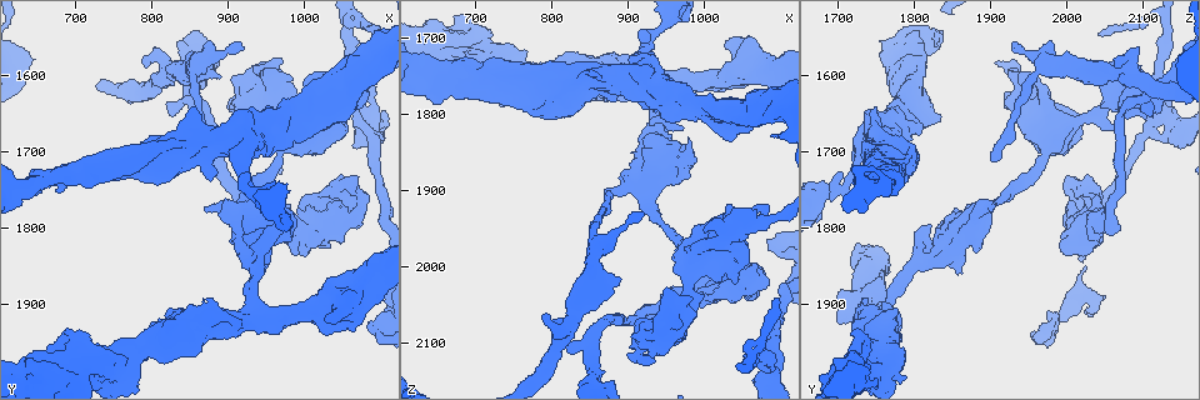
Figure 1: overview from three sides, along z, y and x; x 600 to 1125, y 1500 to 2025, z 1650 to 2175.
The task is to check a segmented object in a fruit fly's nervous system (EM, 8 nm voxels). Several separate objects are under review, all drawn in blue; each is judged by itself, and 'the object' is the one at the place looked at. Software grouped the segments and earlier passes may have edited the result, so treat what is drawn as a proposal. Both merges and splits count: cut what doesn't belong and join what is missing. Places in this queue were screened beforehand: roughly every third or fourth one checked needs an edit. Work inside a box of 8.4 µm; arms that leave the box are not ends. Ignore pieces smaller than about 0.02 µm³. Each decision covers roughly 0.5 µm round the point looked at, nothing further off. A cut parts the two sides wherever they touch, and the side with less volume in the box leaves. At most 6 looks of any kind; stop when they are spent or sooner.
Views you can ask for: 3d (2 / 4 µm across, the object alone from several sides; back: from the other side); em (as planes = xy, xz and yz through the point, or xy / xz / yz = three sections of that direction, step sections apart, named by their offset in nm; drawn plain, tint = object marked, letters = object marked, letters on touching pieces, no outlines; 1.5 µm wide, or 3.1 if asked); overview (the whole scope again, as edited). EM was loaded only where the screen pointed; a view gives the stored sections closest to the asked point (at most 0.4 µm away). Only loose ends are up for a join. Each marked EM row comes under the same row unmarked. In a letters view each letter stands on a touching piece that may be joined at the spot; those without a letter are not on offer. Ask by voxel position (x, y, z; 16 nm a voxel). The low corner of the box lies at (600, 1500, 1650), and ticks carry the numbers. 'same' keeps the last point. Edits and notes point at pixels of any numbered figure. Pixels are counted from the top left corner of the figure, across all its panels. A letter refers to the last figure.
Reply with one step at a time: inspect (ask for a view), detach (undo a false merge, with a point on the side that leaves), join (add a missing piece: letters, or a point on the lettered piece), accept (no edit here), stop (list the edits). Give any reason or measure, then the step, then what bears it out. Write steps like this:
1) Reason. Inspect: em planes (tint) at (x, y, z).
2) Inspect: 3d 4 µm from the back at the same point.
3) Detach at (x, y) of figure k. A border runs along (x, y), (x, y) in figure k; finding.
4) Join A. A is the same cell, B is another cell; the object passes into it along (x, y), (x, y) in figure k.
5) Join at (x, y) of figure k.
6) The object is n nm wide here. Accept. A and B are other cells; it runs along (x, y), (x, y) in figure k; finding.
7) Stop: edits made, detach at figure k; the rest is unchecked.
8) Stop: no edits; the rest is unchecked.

Inspect: em planes (letters) at (935, 1755, 1690).

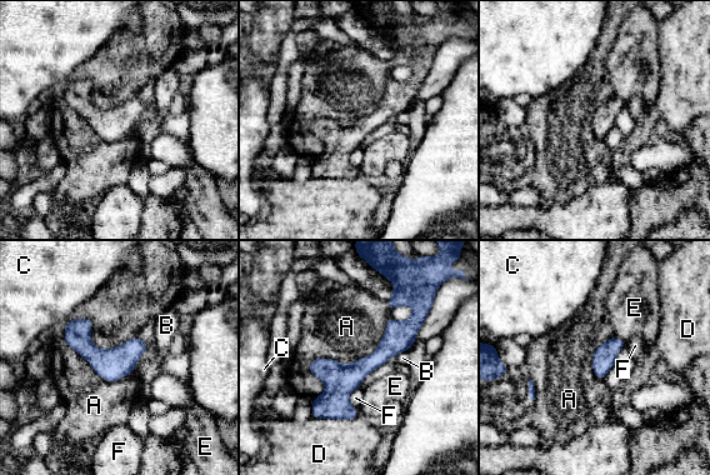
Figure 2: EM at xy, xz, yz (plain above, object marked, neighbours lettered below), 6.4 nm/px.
The object is 140 nm wide here; the longest contact is with A, 750 nm. Accept. A, B, C, D, E and F are other cells; all the same neuron.

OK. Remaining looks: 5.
An open end. Inspect: em planes (letters) at (920, 1805, 2055).

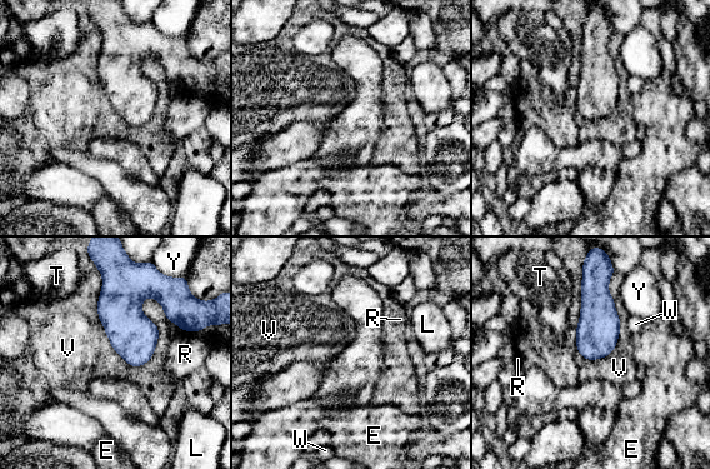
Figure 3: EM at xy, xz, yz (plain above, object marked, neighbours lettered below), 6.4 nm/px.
Accept. E, L, R, T, V, W and Y are other cells; a border runs along (613, 273), (619, 338), (586, 360) in figure 3; no lettered piece goes on from it.

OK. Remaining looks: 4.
Branch stops here. Inspect: 3d 4 µm at (915, 1560, 1935).

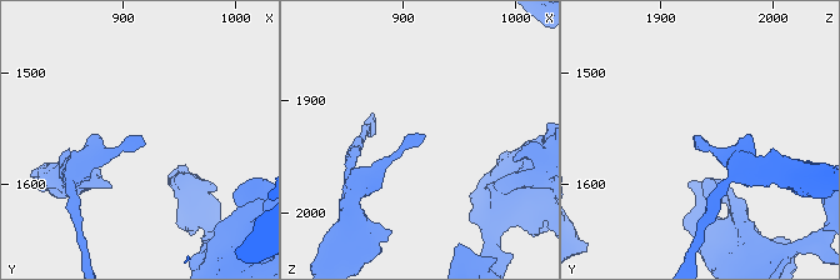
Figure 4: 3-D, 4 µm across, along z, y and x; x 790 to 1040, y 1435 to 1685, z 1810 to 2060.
Need the tissue. Inspect: em xz step 4 (letters) at (916, 1556, 1932).

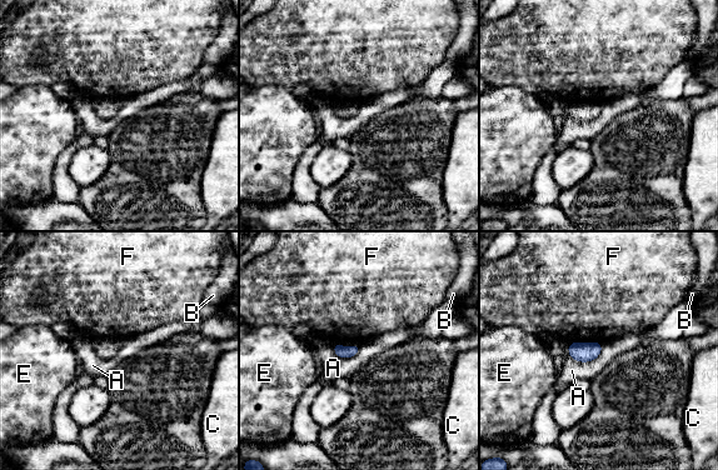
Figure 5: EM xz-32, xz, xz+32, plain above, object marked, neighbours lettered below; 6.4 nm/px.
Accept. A, B, C, E and F are other cells; a border runs along (602, 344), (592, 360), (567, 351) in figure 5; no lettered piece goes on from it.

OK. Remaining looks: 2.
Stop: no edits; the rest is unchecked.

